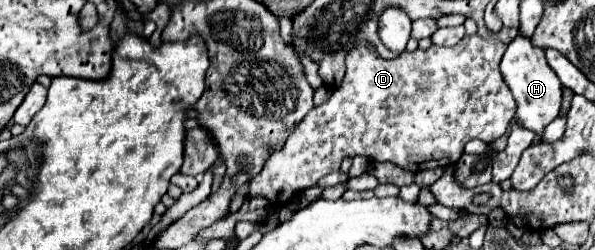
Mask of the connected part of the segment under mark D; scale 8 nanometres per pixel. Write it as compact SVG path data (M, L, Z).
M473 35L463 37L455 47L431 45L425 51L403 51L397 59L383 59L375 47L359 43L347 53L343 83L295 127L285 147L269 157L263 171L249 181L249 195L265 197L275 209L281 209L293 203L301 191L315 187L321 177L339 171L345 157L355 155L367 157L369 163L395 163L413 173L455 165L471 139L493 143L507 133L515 117L515 99L499 71L505 49L507 45L495 39L495 35L487 39Z

